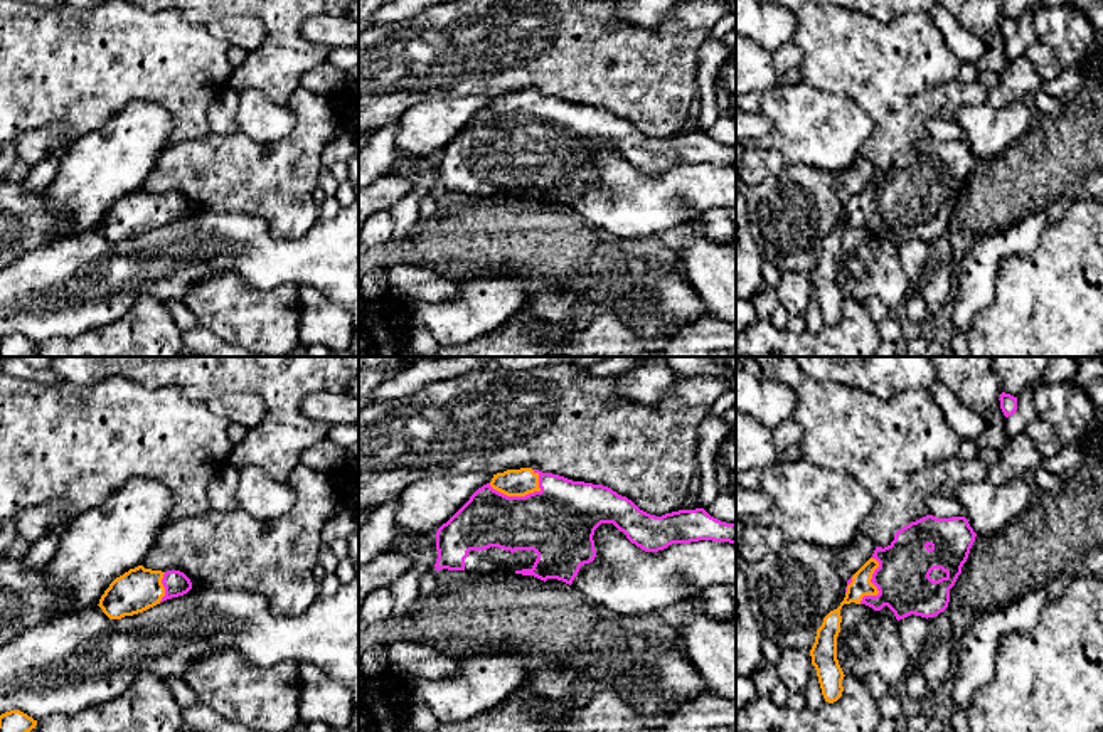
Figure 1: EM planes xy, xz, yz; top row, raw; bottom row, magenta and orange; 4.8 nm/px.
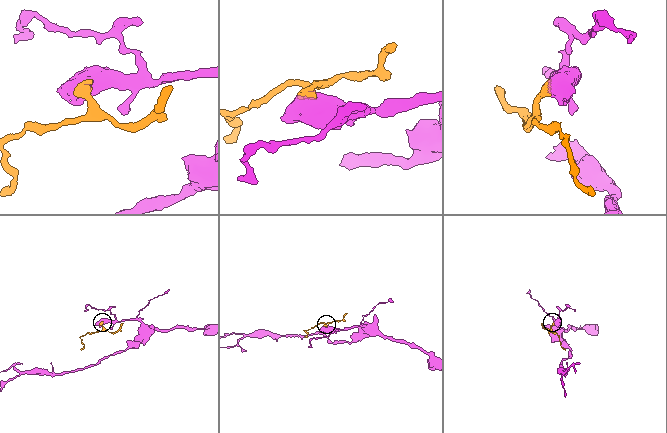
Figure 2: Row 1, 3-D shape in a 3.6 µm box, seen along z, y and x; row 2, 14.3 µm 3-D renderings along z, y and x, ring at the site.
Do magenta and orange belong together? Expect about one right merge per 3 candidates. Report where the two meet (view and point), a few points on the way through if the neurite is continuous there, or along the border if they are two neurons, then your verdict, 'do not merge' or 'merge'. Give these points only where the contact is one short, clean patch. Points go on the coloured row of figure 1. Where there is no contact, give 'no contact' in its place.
xz (516, 497) | across xz (558, 522), (516, 497), (521, 482) | merge

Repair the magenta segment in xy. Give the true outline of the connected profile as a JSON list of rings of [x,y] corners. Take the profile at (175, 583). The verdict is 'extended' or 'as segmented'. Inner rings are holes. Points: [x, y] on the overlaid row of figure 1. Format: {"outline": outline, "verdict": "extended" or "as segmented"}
{"outline": [[[138,565],[116,577],[98,606],[109,619],[121,619],[184,596],[190,589],[190,579],[180,570],[162,572]]], "verdict": "extended"}

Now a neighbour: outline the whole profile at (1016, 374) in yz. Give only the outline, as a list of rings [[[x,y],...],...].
[[[994,357],[994,369],[1002,382],[1002,392],[1019,397],[1039,382],[1049,357]]]

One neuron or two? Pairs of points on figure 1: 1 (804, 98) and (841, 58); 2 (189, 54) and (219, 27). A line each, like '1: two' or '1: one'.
1: two
2: two

